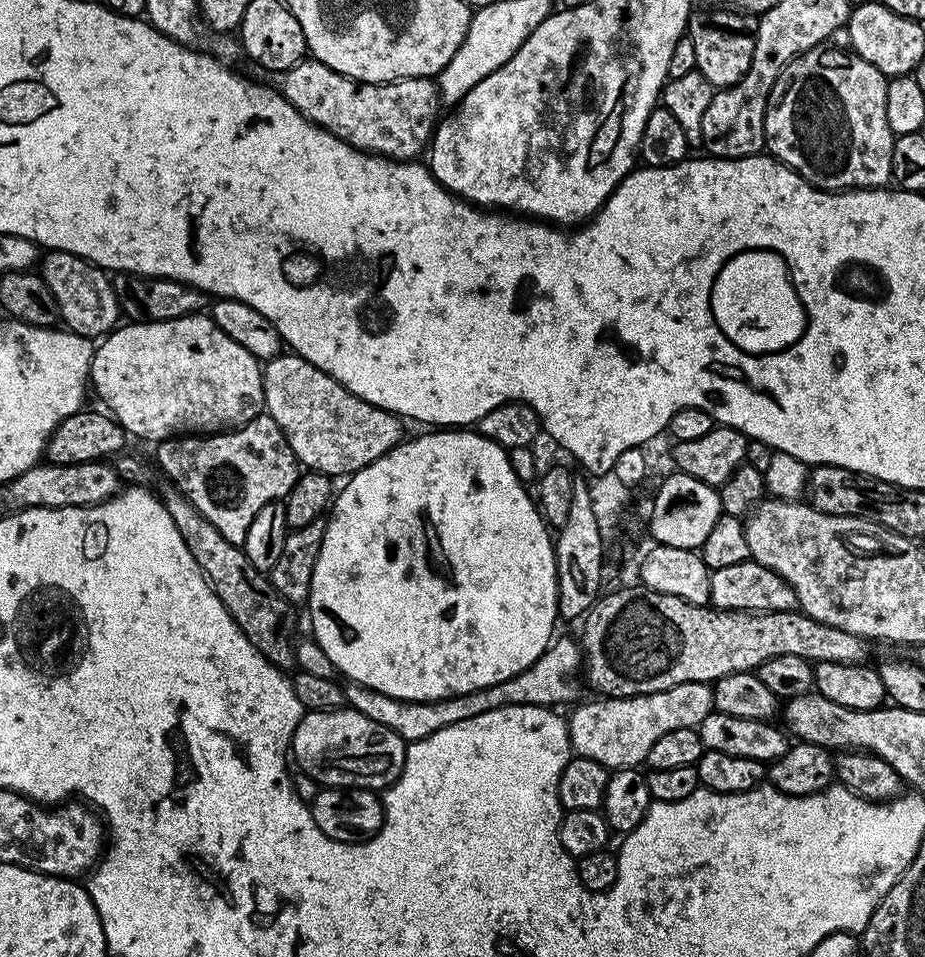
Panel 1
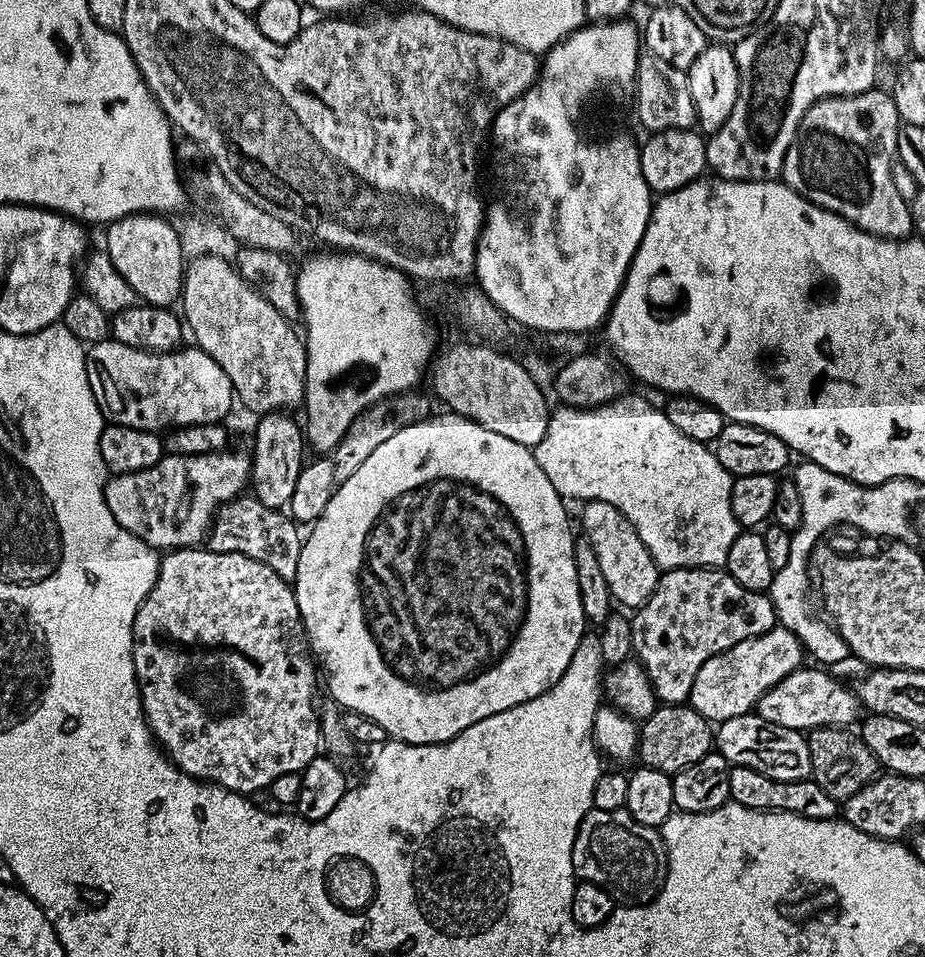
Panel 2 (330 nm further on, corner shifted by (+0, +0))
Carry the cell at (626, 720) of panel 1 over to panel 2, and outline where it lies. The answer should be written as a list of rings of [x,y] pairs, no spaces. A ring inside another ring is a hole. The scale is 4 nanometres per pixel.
[[[801,666],[794,669],[790,674],[786,674],[786,678],[782,678],[782,682],[778,682],[770,690],[766,690],[766,694],[762,694],[762,698],[756,703],[754,709],[755,715],[766,718],[766,722],[778,722],[778,726],[798,728],[801,730],[843,728],[845,726],[852,726],[852,723],[855,725],[862,712],[860,702],[856,699],[855,691],[853,691],[849,685],[847,688],[846,685],[839,684],[839,682],[828,673],[831,671],[825,670],[820,666],[808,667],[809,666]]]

